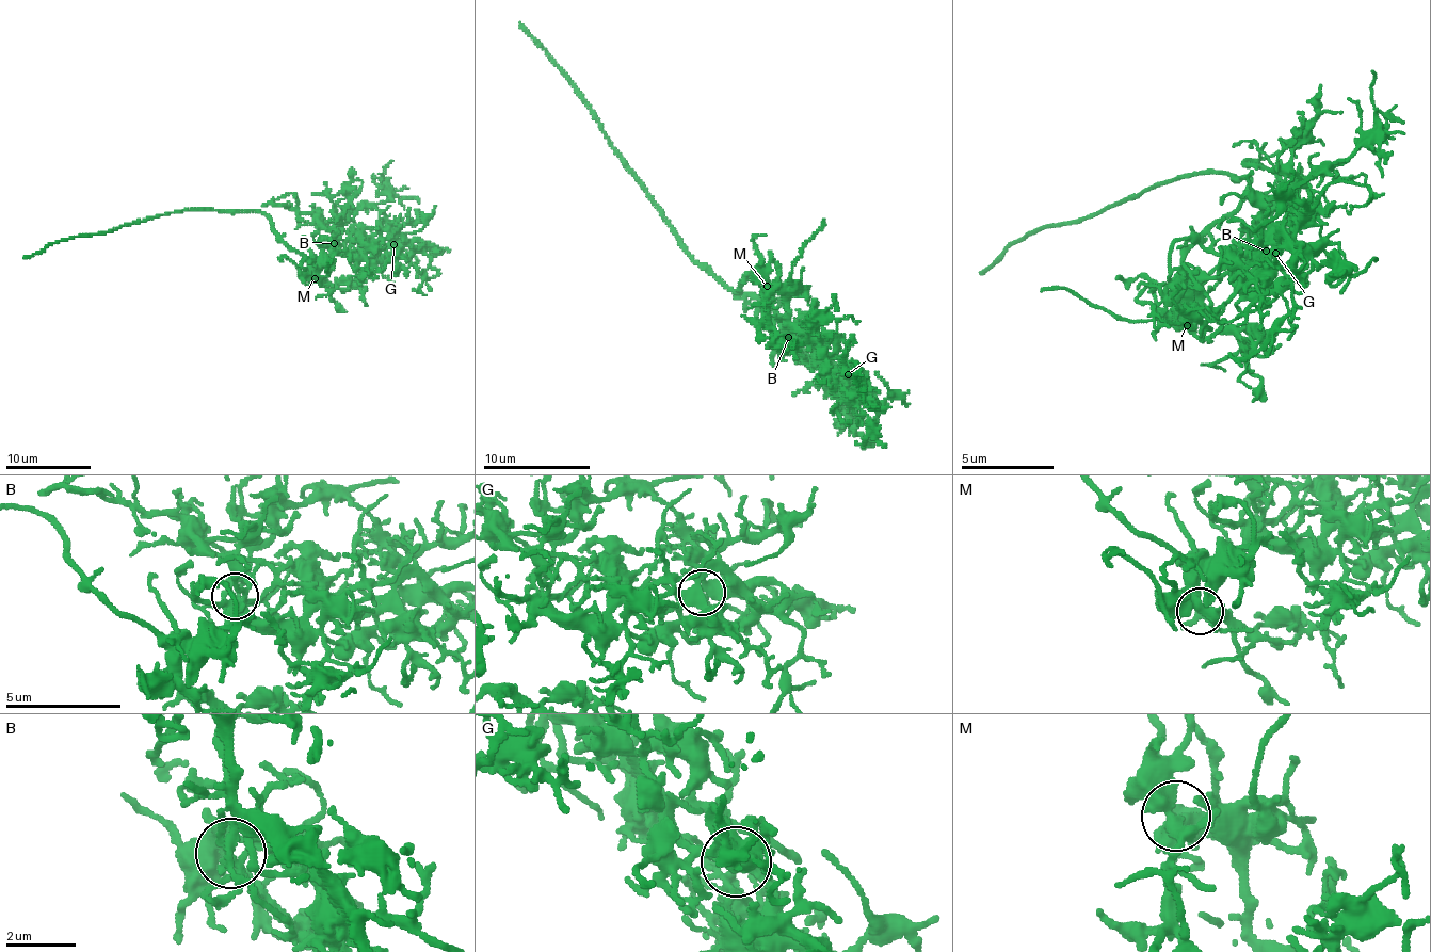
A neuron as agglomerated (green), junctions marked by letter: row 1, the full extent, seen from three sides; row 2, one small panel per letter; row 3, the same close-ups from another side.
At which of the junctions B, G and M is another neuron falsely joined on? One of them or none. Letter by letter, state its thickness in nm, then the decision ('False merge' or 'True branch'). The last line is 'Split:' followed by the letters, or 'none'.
B: Thickness 200 nm. False merge
G: Thickness 280 nm. True branch
M: Thickness 400 nm. True branch
Split: B

